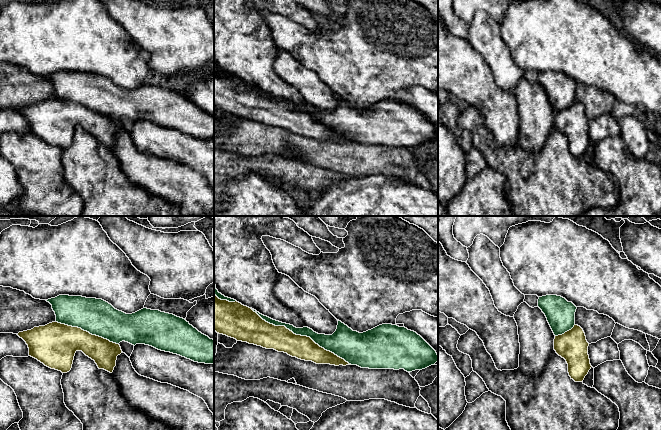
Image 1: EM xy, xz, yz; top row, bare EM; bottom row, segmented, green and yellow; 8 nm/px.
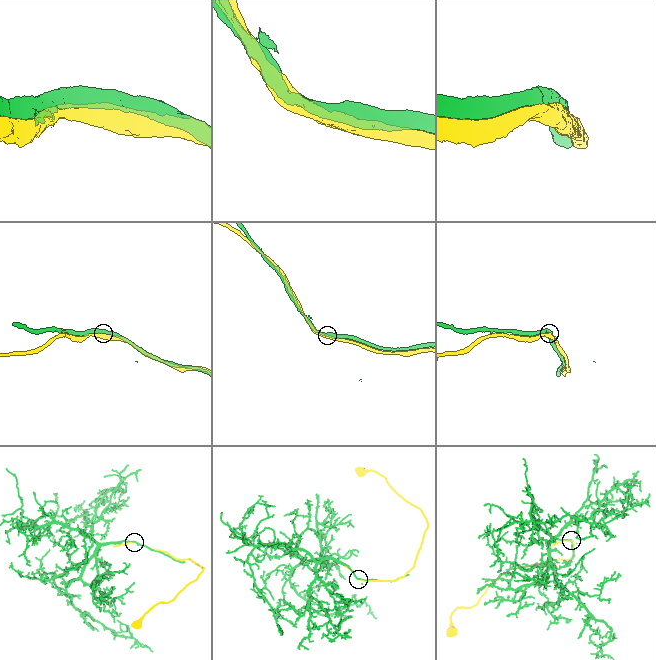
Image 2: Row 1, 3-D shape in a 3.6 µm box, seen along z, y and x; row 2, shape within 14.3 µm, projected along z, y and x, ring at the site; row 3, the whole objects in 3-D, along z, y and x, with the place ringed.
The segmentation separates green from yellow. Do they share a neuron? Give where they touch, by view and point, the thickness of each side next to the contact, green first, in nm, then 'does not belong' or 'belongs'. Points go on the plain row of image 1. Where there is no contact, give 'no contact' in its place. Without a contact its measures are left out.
xz (301, 111) | 130/200 nm | does not belong

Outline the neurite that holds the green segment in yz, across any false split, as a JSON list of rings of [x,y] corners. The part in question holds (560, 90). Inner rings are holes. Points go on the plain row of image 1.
[[[557,71],[542,72],[538,75],[538,83],[545,90],[555,112],[574,103],[577,83],[565,74]]]

